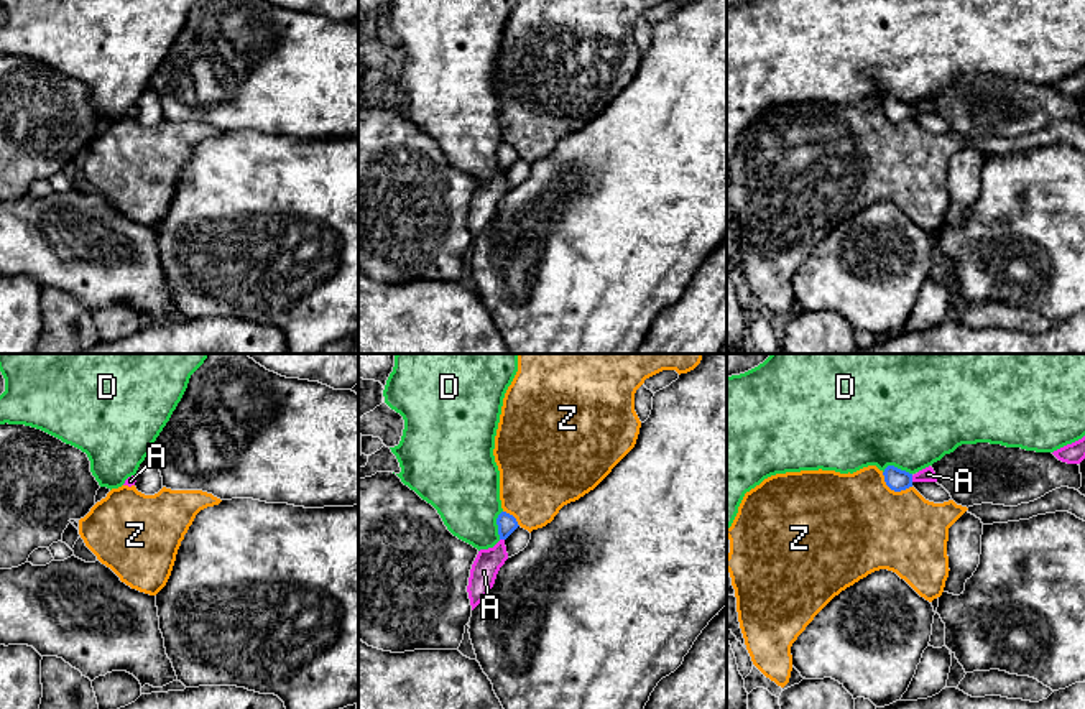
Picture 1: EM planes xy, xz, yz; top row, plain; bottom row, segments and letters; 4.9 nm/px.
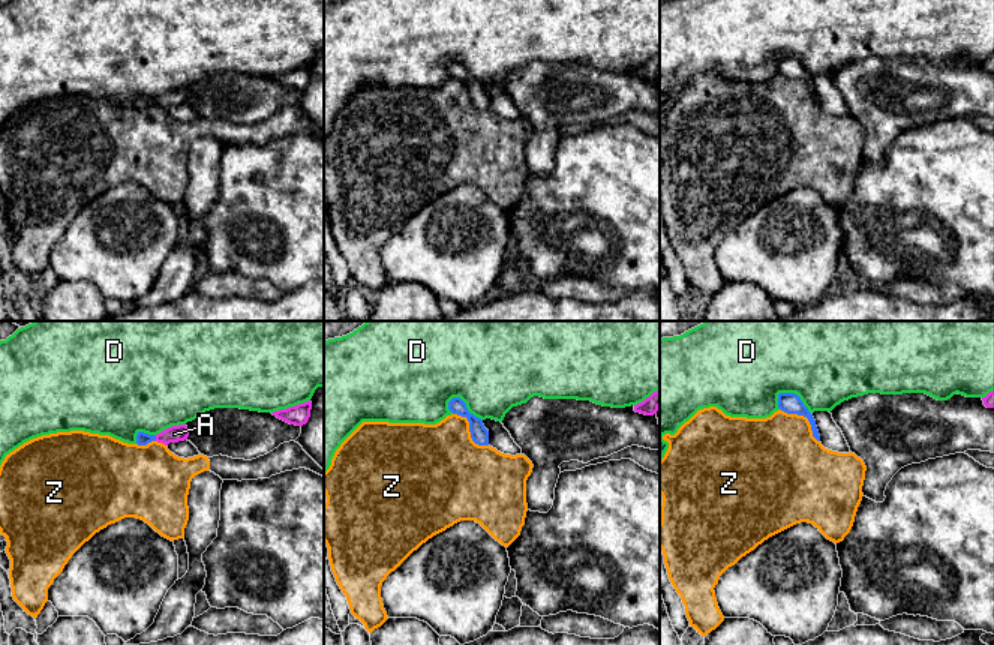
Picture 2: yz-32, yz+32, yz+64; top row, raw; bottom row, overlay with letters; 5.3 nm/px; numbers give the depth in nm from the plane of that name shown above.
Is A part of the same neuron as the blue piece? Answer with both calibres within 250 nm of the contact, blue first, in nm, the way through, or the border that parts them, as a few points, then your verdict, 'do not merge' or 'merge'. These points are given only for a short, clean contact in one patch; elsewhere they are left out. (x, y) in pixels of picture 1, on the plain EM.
110/70 nm | across yz (896, 111), (911, 111), (928, 106) | merge

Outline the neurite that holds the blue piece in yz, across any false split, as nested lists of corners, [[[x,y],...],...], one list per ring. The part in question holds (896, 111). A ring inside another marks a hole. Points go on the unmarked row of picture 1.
[[[888,97],[883,107],[886,117],[894,123],[906,122],[912,118],[914,114],[937,114],[937,107],[930,97],[914,107],[894,97]]]

